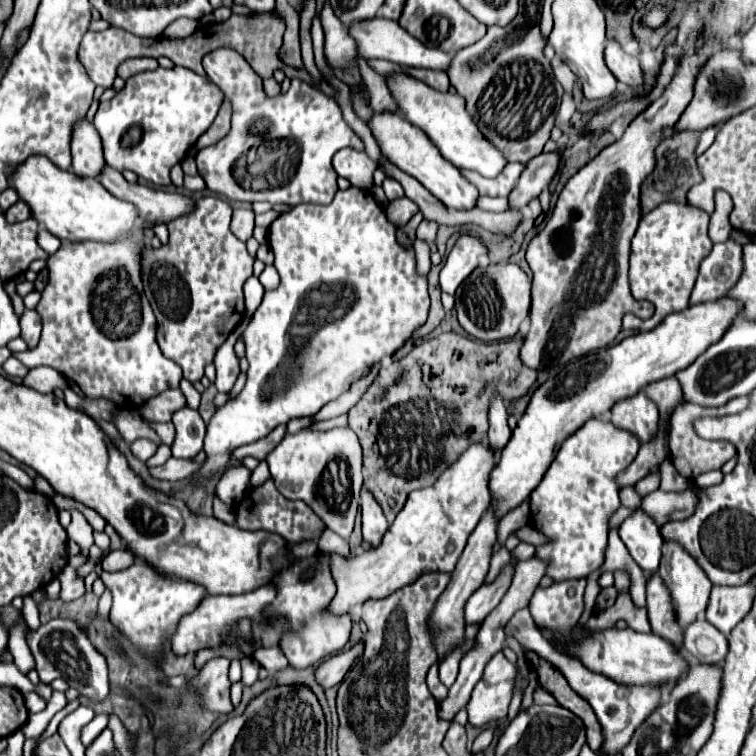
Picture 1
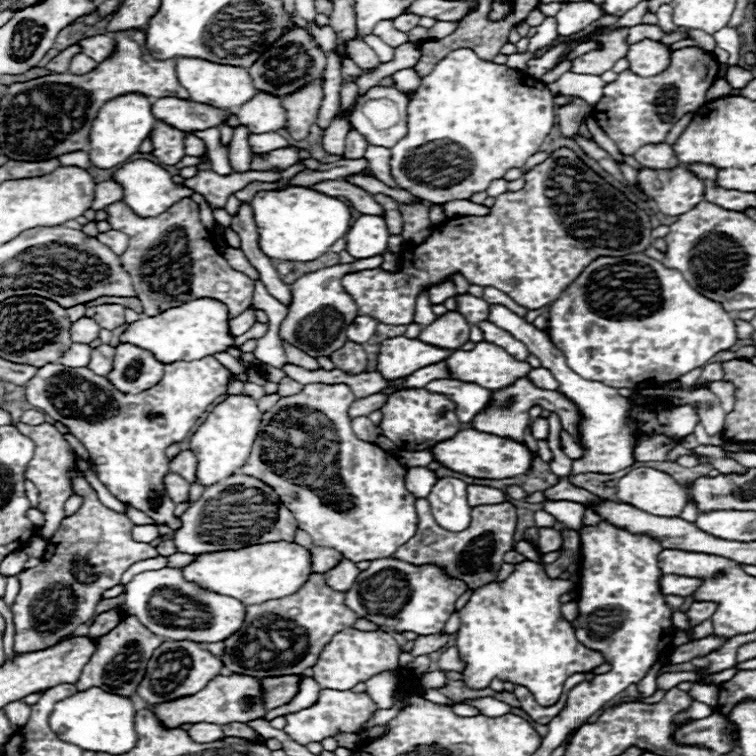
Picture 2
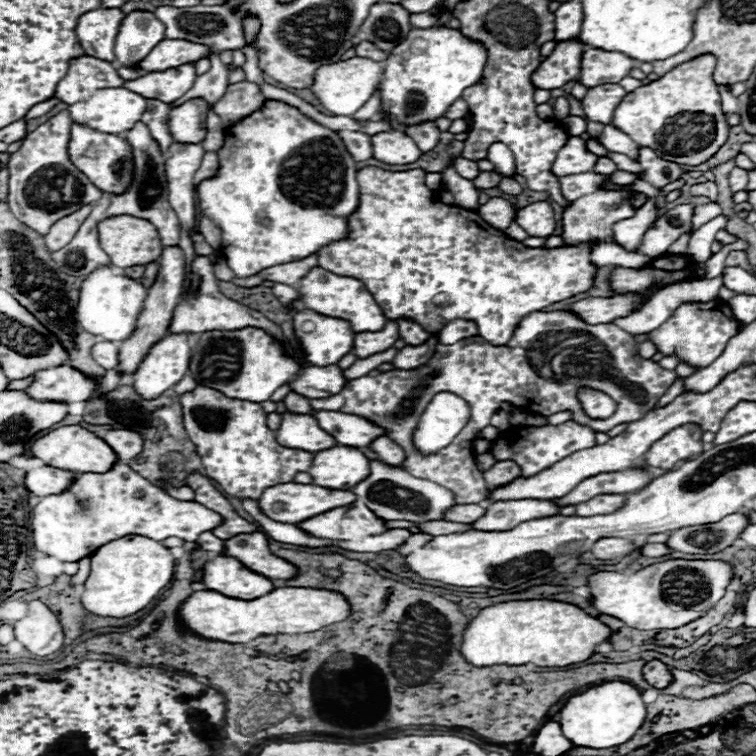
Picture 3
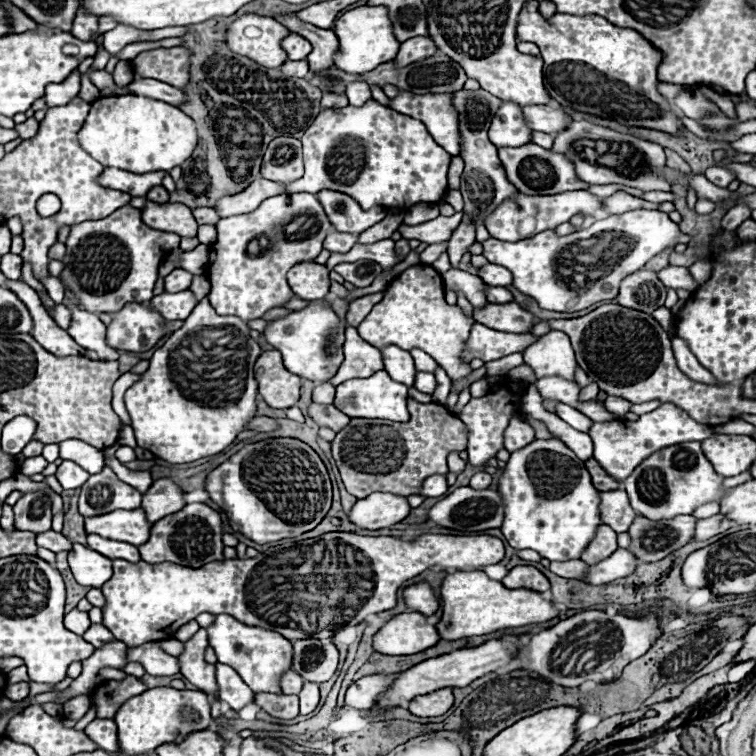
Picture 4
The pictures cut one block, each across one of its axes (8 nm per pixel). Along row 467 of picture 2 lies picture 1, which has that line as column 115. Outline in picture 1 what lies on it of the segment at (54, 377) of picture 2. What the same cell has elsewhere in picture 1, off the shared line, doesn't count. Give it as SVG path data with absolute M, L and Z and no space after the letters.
M174 66L172 70L152 70L142 72L126 80L126 86L108 102L100 102L94 116L94 126L102 138L104 160L116 170L132 170L136 176L152 182L154 186L170 186L170 168L187 155L192 144L210 128L216 112L222 104L224 94L212 82L194 74L188 68Z

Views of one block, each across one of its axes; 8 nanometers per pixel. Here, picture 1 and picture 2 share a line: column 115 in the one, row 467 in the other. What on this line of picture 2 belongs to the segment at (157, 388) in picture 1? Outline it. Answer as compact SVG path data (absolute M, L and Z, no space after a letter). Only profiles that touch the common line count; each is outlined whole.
M306 384L300 394L280 398L272 410L264 412L260 436L256 436L252 454L238 472L268 484L292 512L298 526L312 536L314 546L336 548L352 562L372 562L392 556L398 546L416 534L418 514L416 496L404 486L406 468L390 452L356 438L352 432L348 408L354 400L344 384Z

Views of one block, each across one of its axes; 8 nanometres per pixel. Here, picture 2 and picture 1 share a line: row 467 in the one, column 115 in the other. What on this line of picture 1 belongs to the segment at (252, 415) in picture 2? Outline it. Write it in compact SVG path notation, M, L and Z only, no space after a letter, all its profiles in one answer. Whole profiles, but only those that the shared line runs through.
M32 156L28 162L20 164L10 178L10 184L16 188L20 200L30 206L32 216L60 240L112 242L128 236L132 224L138 220L134 204L114 198L94 178L82 178L56 168L44 156Z

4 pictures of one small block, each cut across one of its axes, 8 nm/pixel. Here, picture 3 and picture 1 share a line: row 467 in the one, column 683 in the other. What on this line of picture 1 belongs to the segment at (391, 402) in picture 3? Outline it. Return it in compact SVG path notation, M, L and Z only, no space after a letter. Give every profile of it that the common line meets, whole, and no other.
M740 396L740 398L732 398L728 404L720 406L720 408L702 408L698 404L692 402L680 402L672 414L672 428L670 428L670 454L672 454L672 464L676 466L676 470L688 478L694 480L698 474L710 472L710 470L720 470L722 464L730 458L736 456L736 448L730 442L704 442L700 440L694 430L692 430L692 420L698 416L726 416L726 414L738 414L744 408L748 408L750 400L748 396Z

